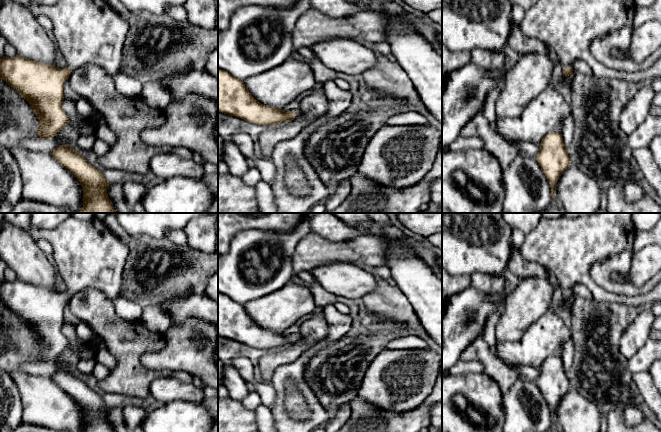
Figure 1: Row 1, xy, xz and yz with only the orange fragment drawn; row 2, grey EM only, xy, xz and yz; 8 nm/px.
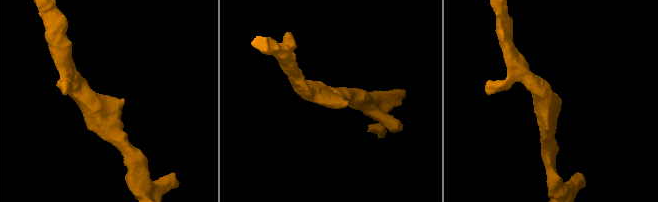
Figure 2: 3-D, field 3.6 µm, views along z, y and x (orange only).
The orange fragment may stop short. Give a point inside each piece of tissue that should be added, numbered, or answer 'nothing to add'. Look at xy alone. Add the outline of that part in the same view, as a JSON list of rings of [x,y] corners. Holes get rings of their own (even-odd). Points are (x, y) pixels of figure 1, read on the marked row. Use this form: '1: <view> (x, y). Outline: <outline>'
1: xy (86, 32). Outline: [[[31,0],[13,1],[24,6],[34,16],[45,15],[51,19],[56,48],[64,56],[67,67],[71,71],[85,65],[100,66],[113,78],[115,88],[120,94],[128,98],[140,97],[143,84],[122,71],[123,48],[130,26],[105,0],[59,0],[54,5],[38,5]]]

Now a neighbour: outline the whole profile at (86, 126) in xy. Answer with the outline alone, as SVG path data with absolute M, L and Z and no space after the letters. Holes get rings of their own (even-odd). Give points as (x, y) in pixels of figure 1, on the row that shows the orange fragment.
M64 99L62 103L62 108L69 120L71 121L74 128L76 128L80 135L95 135L96 127L91 118L81 119L77 113L75 101Z

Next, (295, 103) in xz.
M307 90L305 92L302 92L299 96L297 96L292 102L290 102L289 104L287 104L283 110L285 112L287 111L291 111L291 110L294 110L296 108L299 107L300 105L300 102L303 98L305 98L307 95L309 95L311 93L311 90Z

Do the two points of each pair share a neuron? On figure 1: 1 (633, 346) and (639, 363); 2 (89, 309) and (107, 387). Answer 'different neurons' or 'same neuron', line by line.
1: different neurons
2: same neuron

